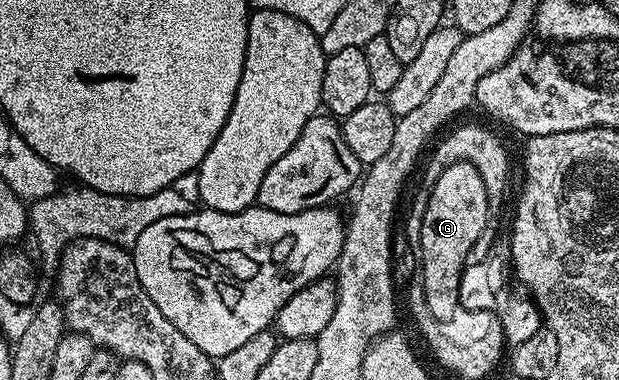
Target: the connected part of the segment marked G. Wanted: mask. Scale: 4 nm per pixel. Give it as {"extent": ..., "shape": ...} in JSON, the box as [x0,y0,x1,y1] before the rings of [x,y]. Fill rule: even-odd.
{"extent":[418,162,488,318],"shape":[[[455,162],[438,176],[429,201],[431,209],[424,225],[424,270],[418,279],[425,288],[426,303],[432,306],[432,314],[436,314],[436,318],[448,318],[452,306],[459,304],[459,284],[470,258],[468,253],[488,226],[486,184],[482,184],[478,168],[469,162]]]}

